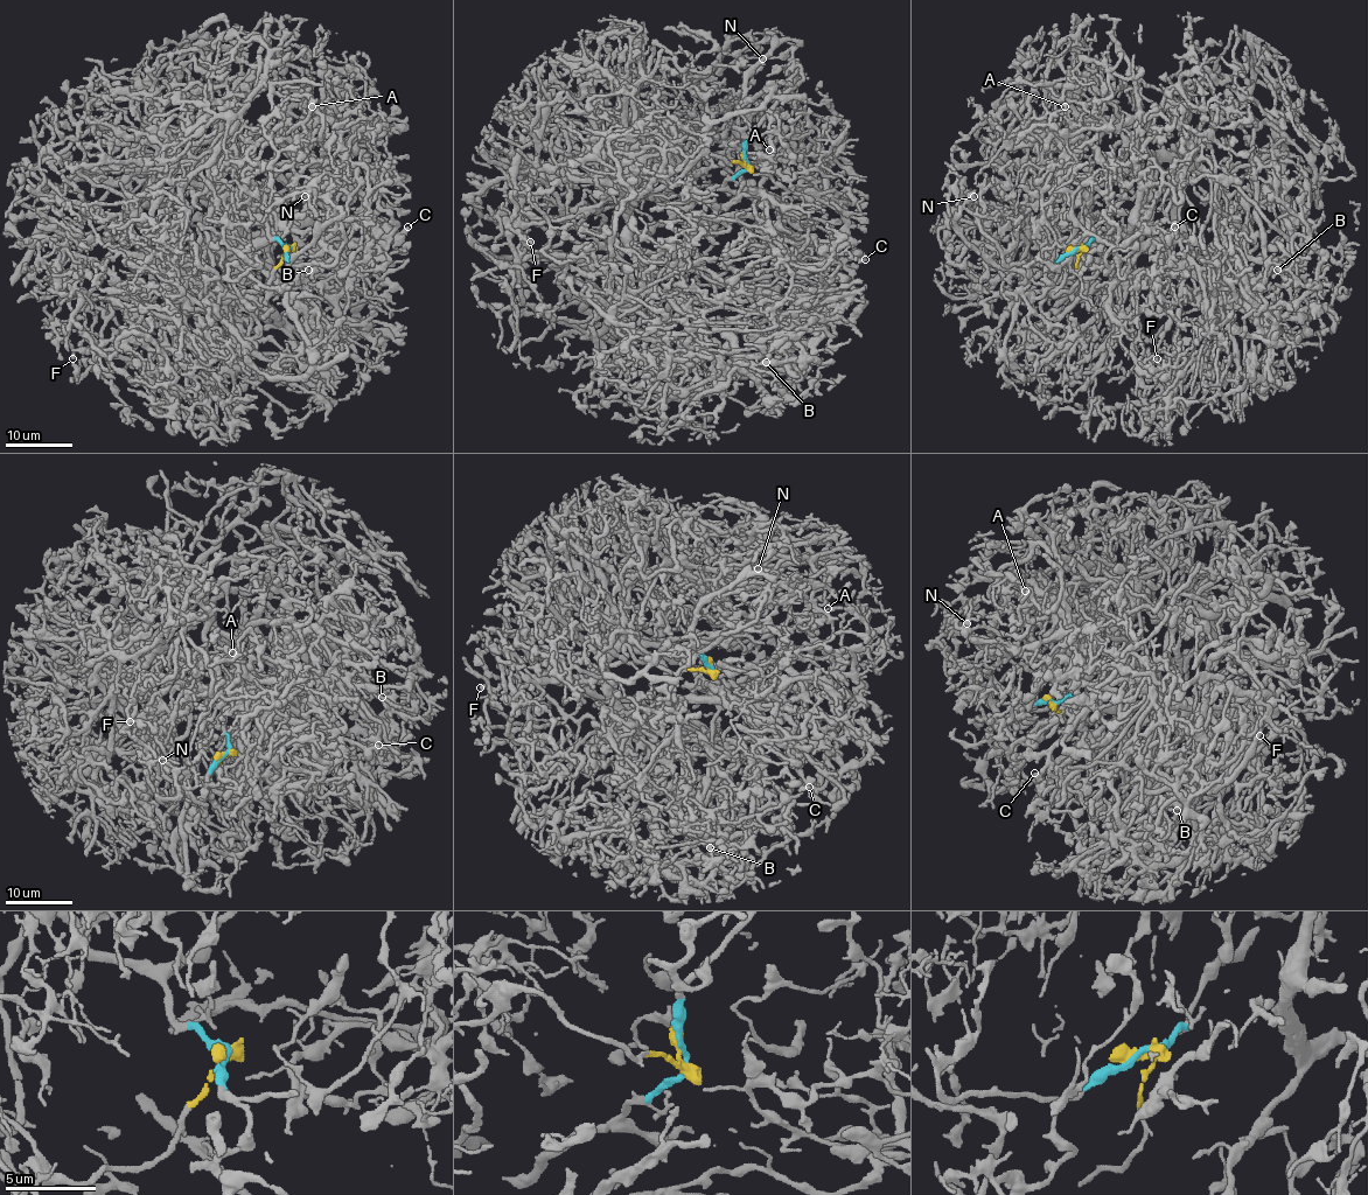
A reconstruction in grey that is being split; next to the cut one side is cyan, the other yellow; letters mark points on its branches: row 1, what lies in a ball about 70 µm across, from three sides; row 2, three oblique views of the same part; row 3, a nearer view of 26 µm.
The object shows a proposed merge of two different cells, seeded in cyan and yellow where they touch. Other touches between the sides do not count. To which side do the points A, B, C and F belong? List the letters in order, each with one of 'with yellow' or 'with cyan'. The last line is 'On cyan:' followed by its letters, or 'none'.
A: with yellow
B: with cyan
C: with yellow
F: with cyan
On cyan: B, F

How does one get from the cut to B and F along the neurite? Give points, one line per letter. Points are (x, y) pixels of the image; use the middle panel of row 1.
B: (746, 162), (647, 235), (739, 300), (795, 300), (805, 309), (815, 335), (795, 363), (800, 374), (767, 362)
F: (746, 162), (612, 259), (563, 256), (607, 308), (581, 306), (627, 296), (630, 271), (530, 240)

